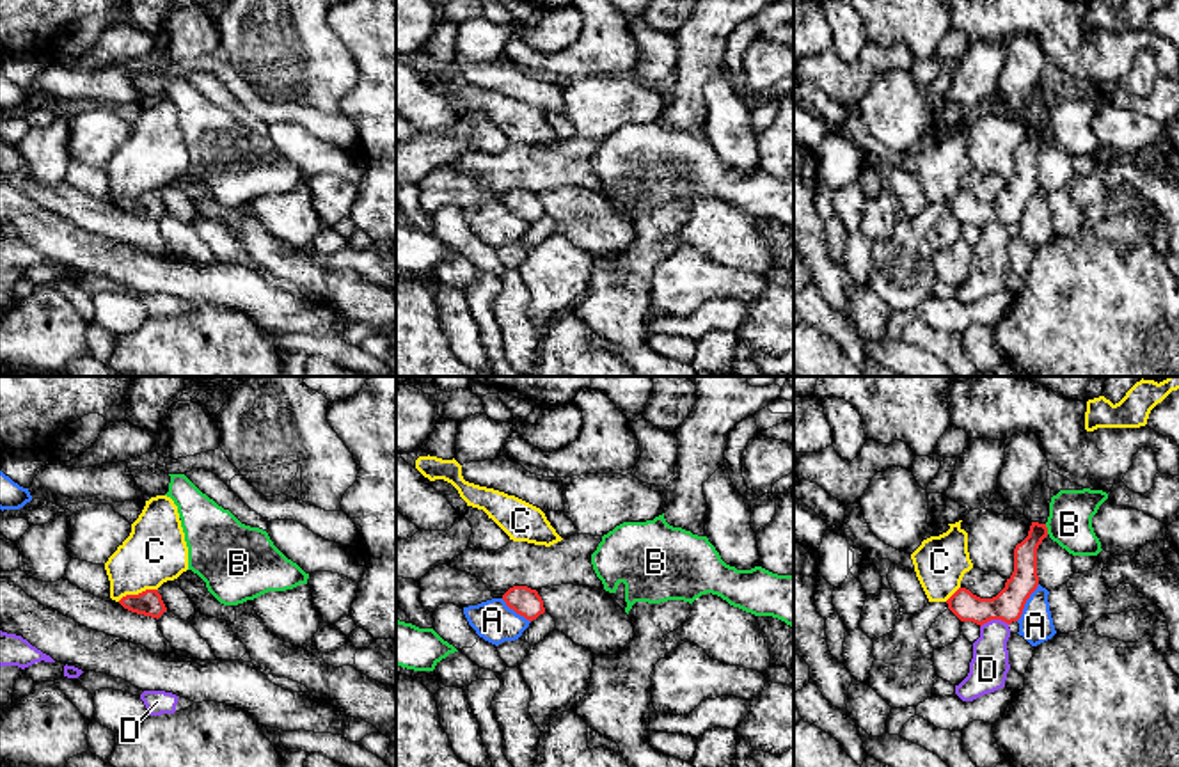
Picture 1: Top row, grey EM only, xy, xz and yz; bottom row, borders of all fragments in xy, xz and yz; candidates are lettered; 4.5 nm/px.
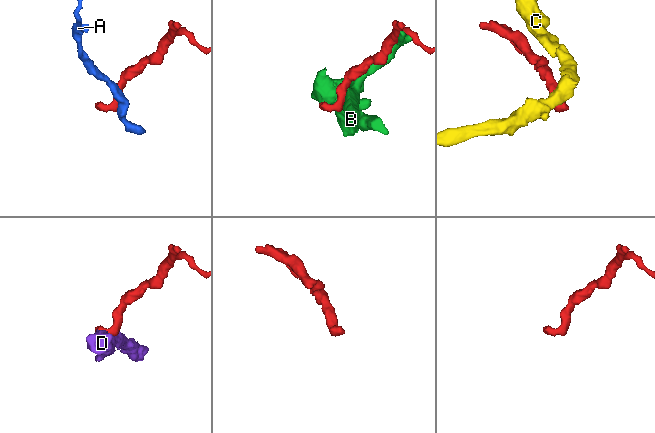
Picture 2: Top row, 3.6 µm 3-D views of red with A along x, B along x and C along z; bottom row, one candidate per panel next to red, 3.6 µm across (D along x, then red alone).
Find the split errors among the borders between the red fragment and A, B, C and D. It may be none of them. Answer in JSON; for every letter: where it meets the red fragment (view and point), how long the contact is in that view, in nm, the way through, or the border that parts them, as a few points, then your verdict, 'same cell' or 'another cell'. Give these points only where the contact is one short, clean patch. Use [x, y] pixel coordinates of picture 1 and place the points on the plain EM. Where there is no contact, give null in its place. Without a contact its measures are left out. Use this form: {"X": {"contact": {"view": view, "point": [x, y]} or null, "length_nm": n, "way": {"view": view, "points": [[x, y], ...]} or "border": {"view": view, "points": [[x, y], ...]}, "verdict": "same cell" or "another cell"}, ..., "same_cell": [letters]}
{"A": {"contact": {"view": "yz", "point": [1025, 205]}, "length_nm": 200, "verdict": "another cell"}, "B": {"contact": {"view": "yz", "point": [1046, 132]}, "length_nm": 50, "verdict": "another cell"}, "C": {"contact": {"view": "xy", "point": [139, 196]}, "length_nm": 190, "border": {"view": "xy", "points": [[157, 190], [126, 196], [118, 203]]}, "verdict": "another cell"}, "D": {"contact": {"view": "yz", "point": [995, 221]}, "length_nm": 140, "border": {"view": "yz", "points": [[1009, 226], [988, 222], [981, 229]]}, "verdict": "another cell"}, "same_cell": []}

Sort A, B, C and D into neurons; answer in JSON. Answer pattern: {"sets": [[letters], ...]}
{"sets": [["A"], ["B"], ["C"], ["D"]]}

